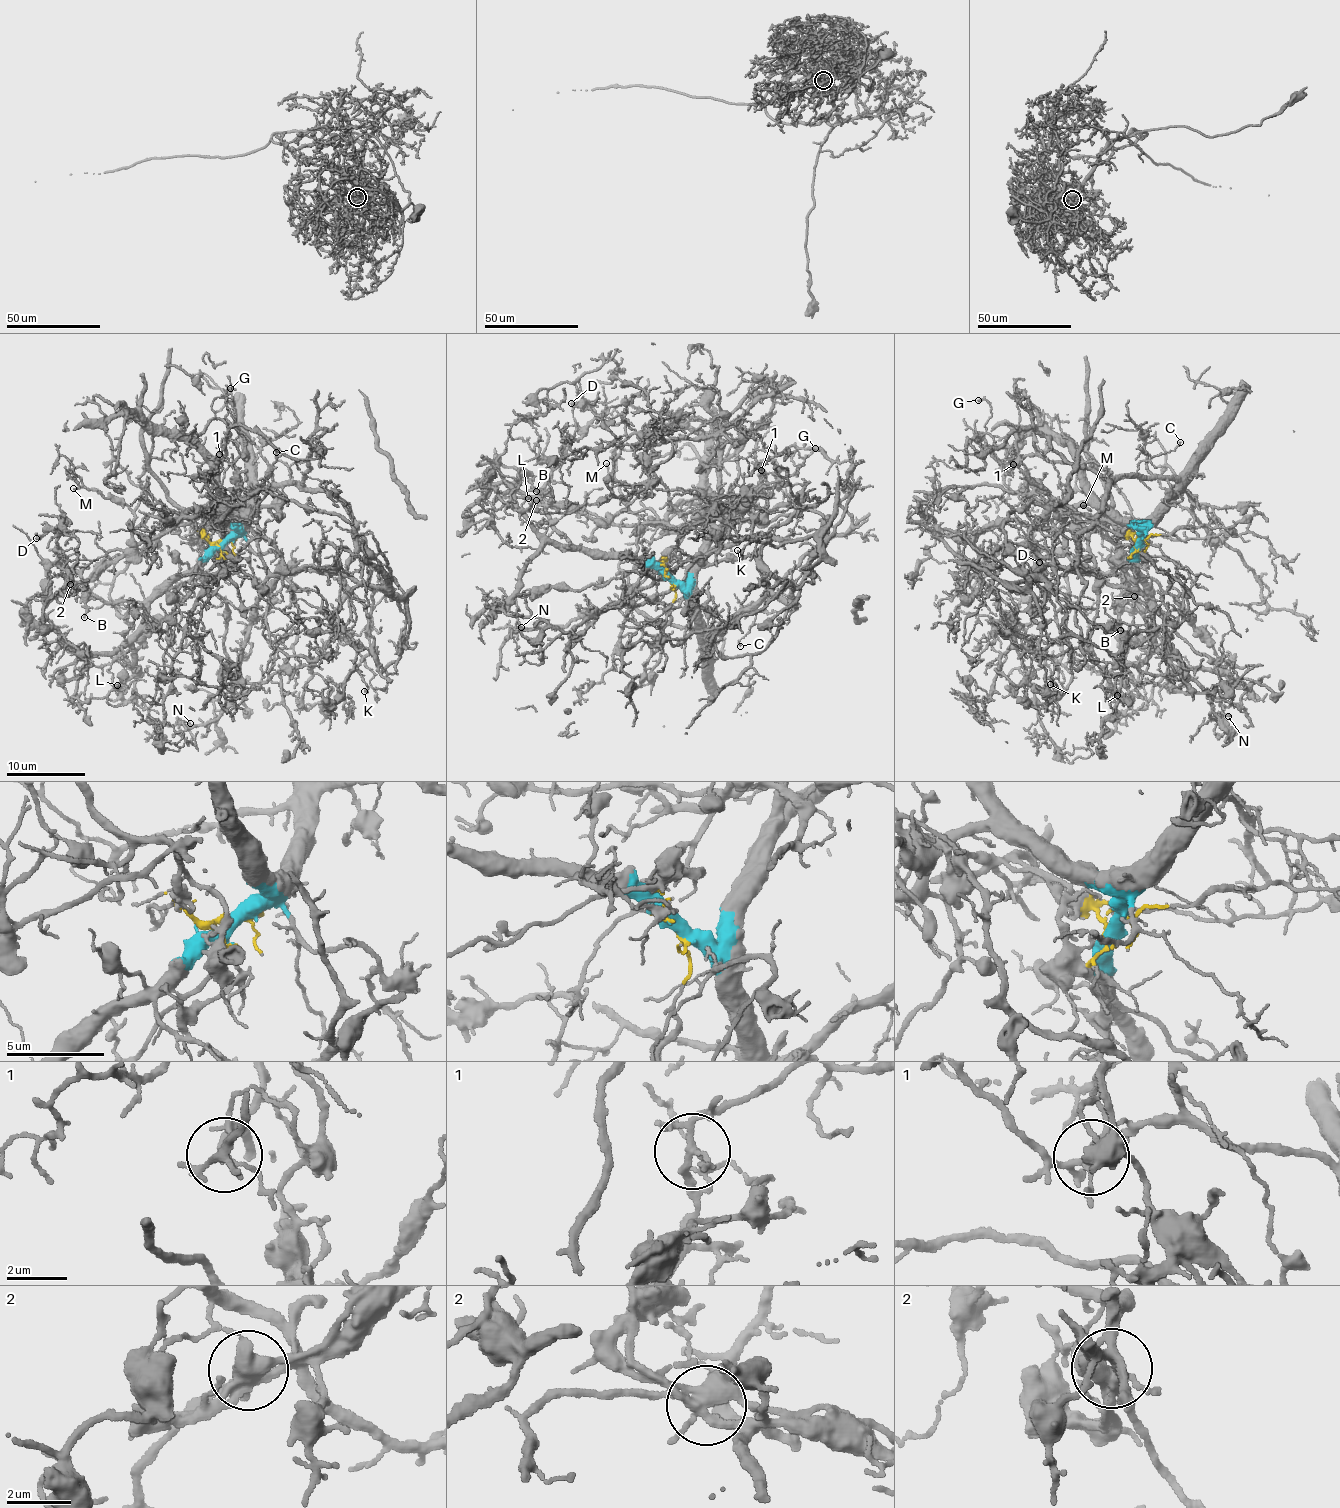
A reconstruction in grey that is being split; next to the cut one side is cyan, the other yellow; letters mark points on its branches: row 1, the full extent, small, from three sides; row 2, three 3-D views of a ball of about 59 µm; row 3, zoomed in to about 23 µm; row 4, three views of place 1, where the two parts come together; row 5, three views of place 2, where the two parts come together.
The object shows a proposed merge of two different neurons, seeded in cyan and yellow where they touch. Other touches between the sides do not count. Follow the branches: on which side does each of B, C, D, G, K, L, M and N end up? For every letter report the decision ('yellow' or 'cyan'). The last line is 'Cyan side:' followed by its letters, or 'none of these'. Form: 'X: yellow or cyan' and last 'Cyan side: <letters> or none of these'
B: yellow
C: cyan
D: cyan
G: cyan
K: yellow
L: yellow
M: yellow
N: yellow
Cyan side: C, D, G

